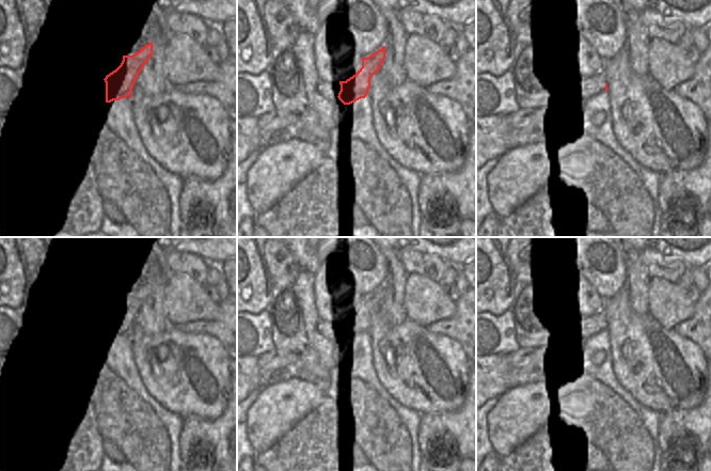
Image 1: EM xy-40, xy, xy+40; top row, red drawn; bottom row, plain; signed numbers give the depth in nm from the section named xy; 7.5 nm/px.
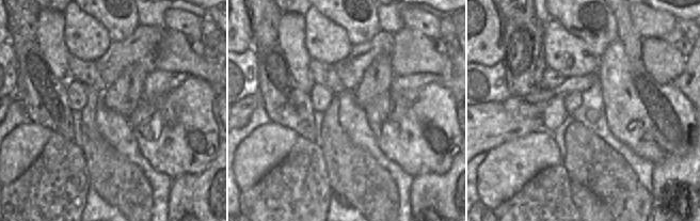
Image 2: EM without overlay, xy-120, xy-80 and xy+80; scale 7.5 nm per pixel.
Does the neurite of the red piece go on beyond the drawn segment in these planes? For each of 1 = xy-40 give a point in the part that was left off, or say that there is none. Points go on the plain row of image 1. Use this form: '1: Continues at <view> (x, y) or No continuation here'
1: No continuation here

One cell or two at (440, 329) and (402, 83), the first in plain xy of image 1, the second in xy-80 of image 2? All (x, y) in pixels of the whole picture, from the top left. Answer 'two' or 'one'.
one

